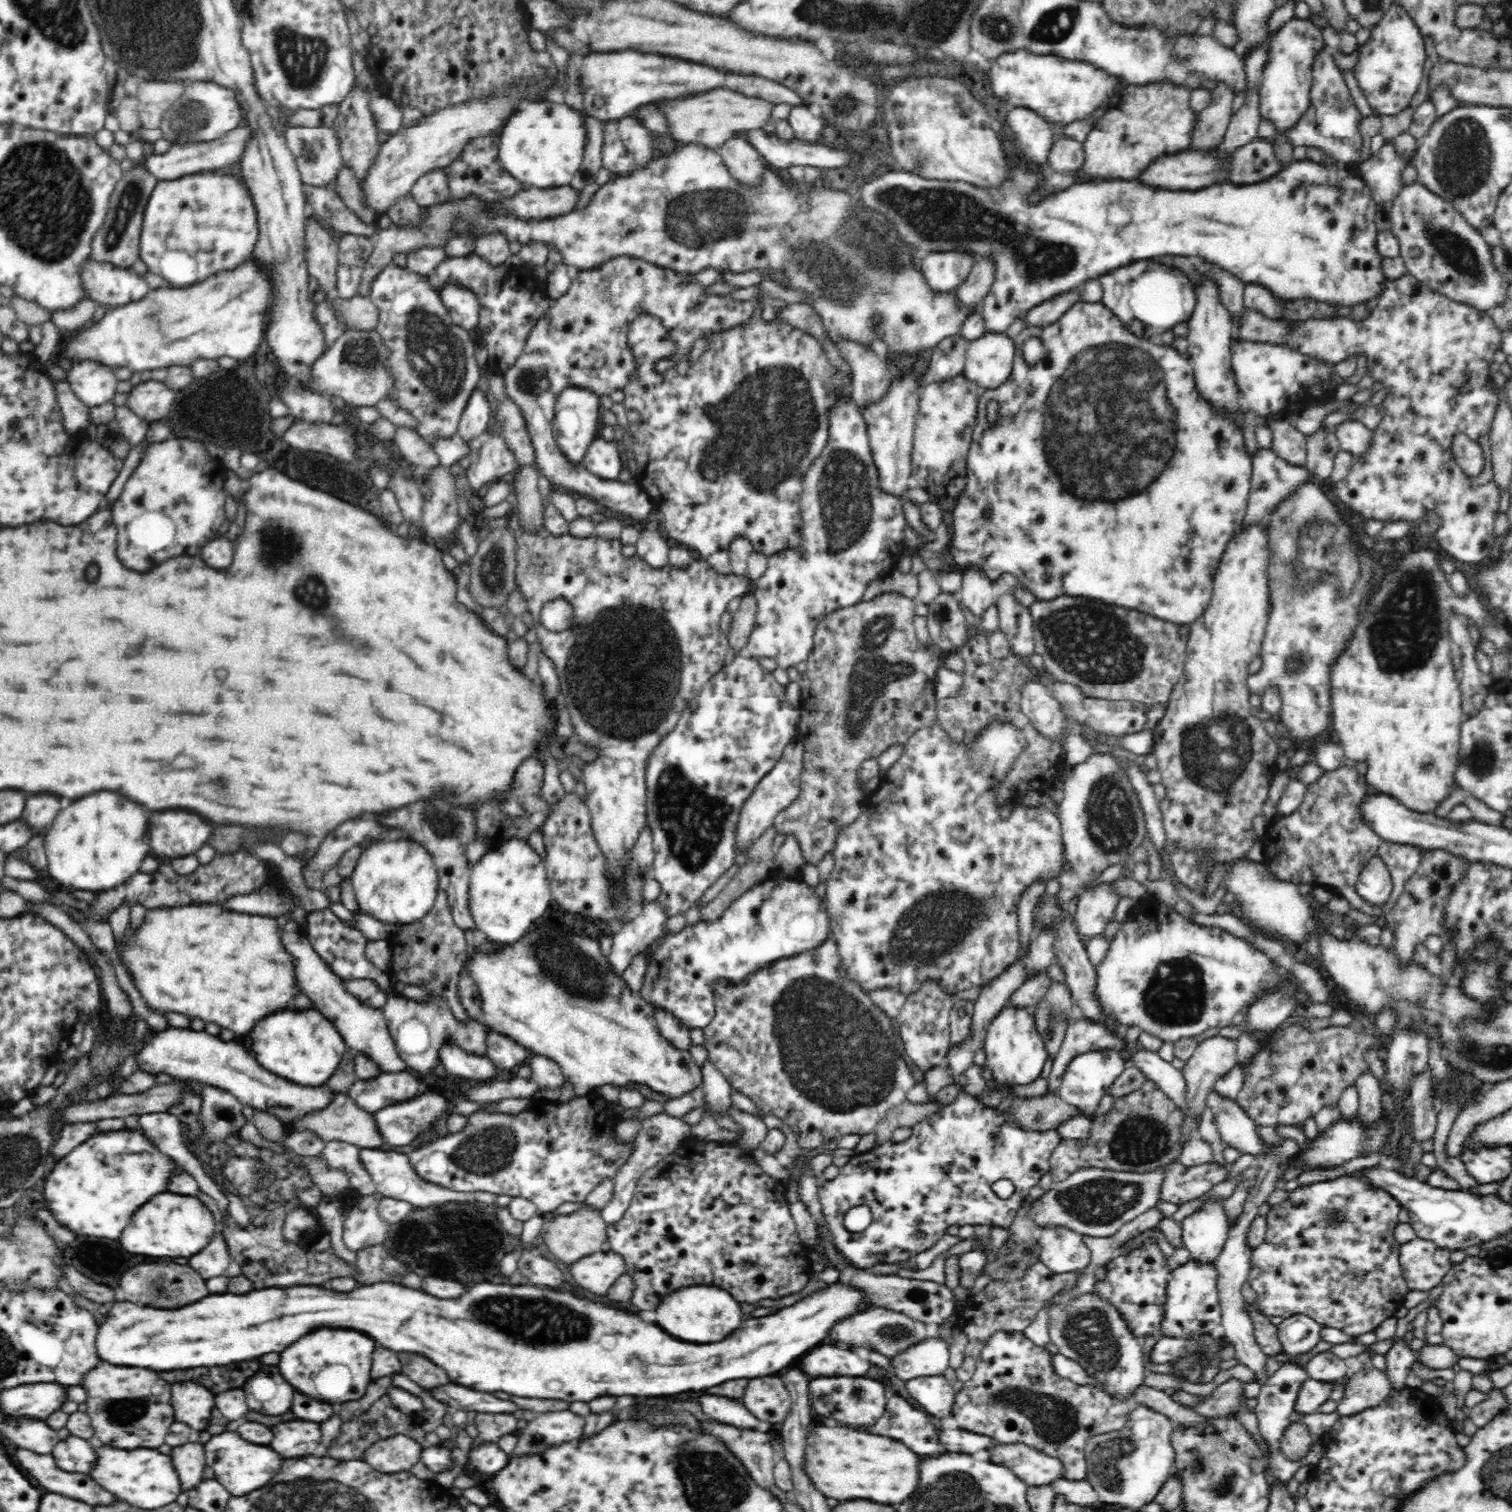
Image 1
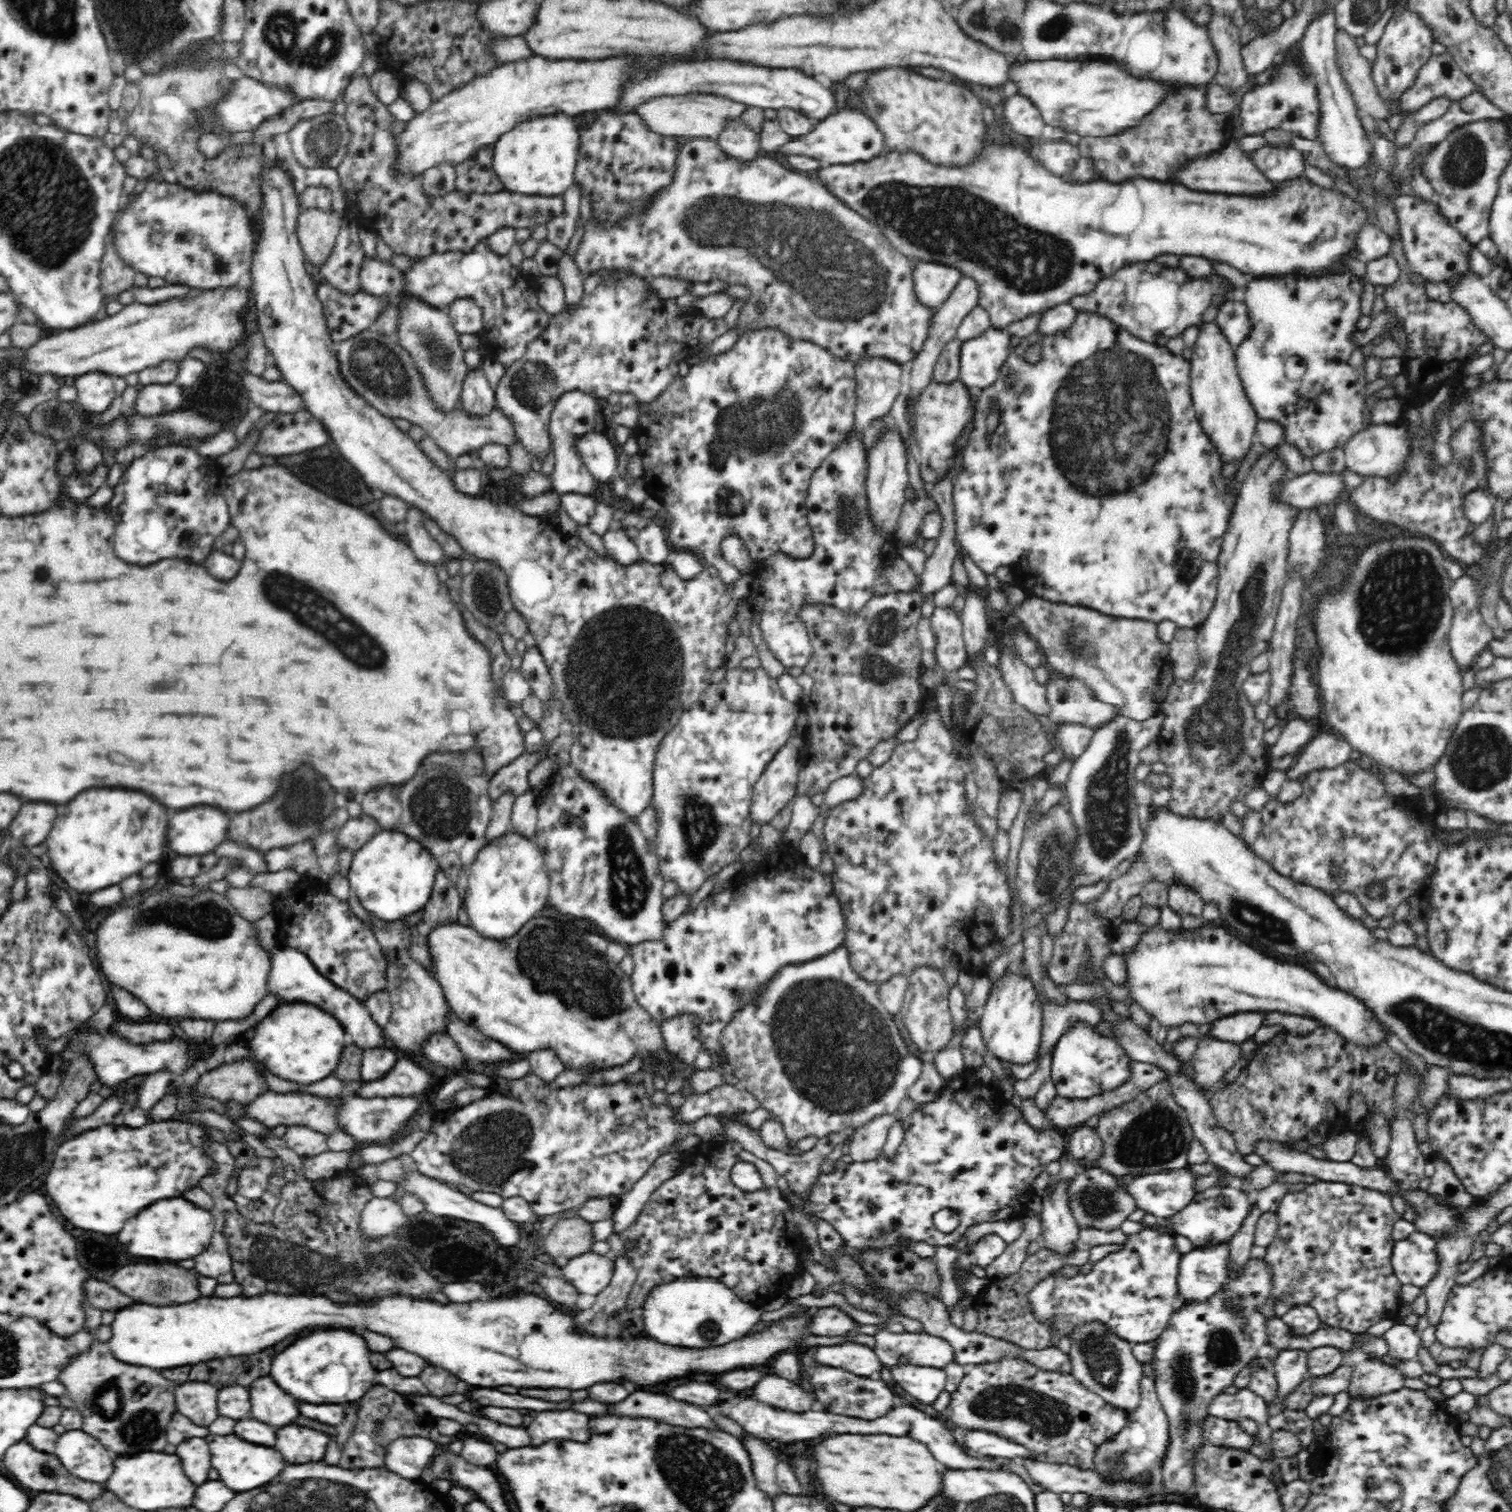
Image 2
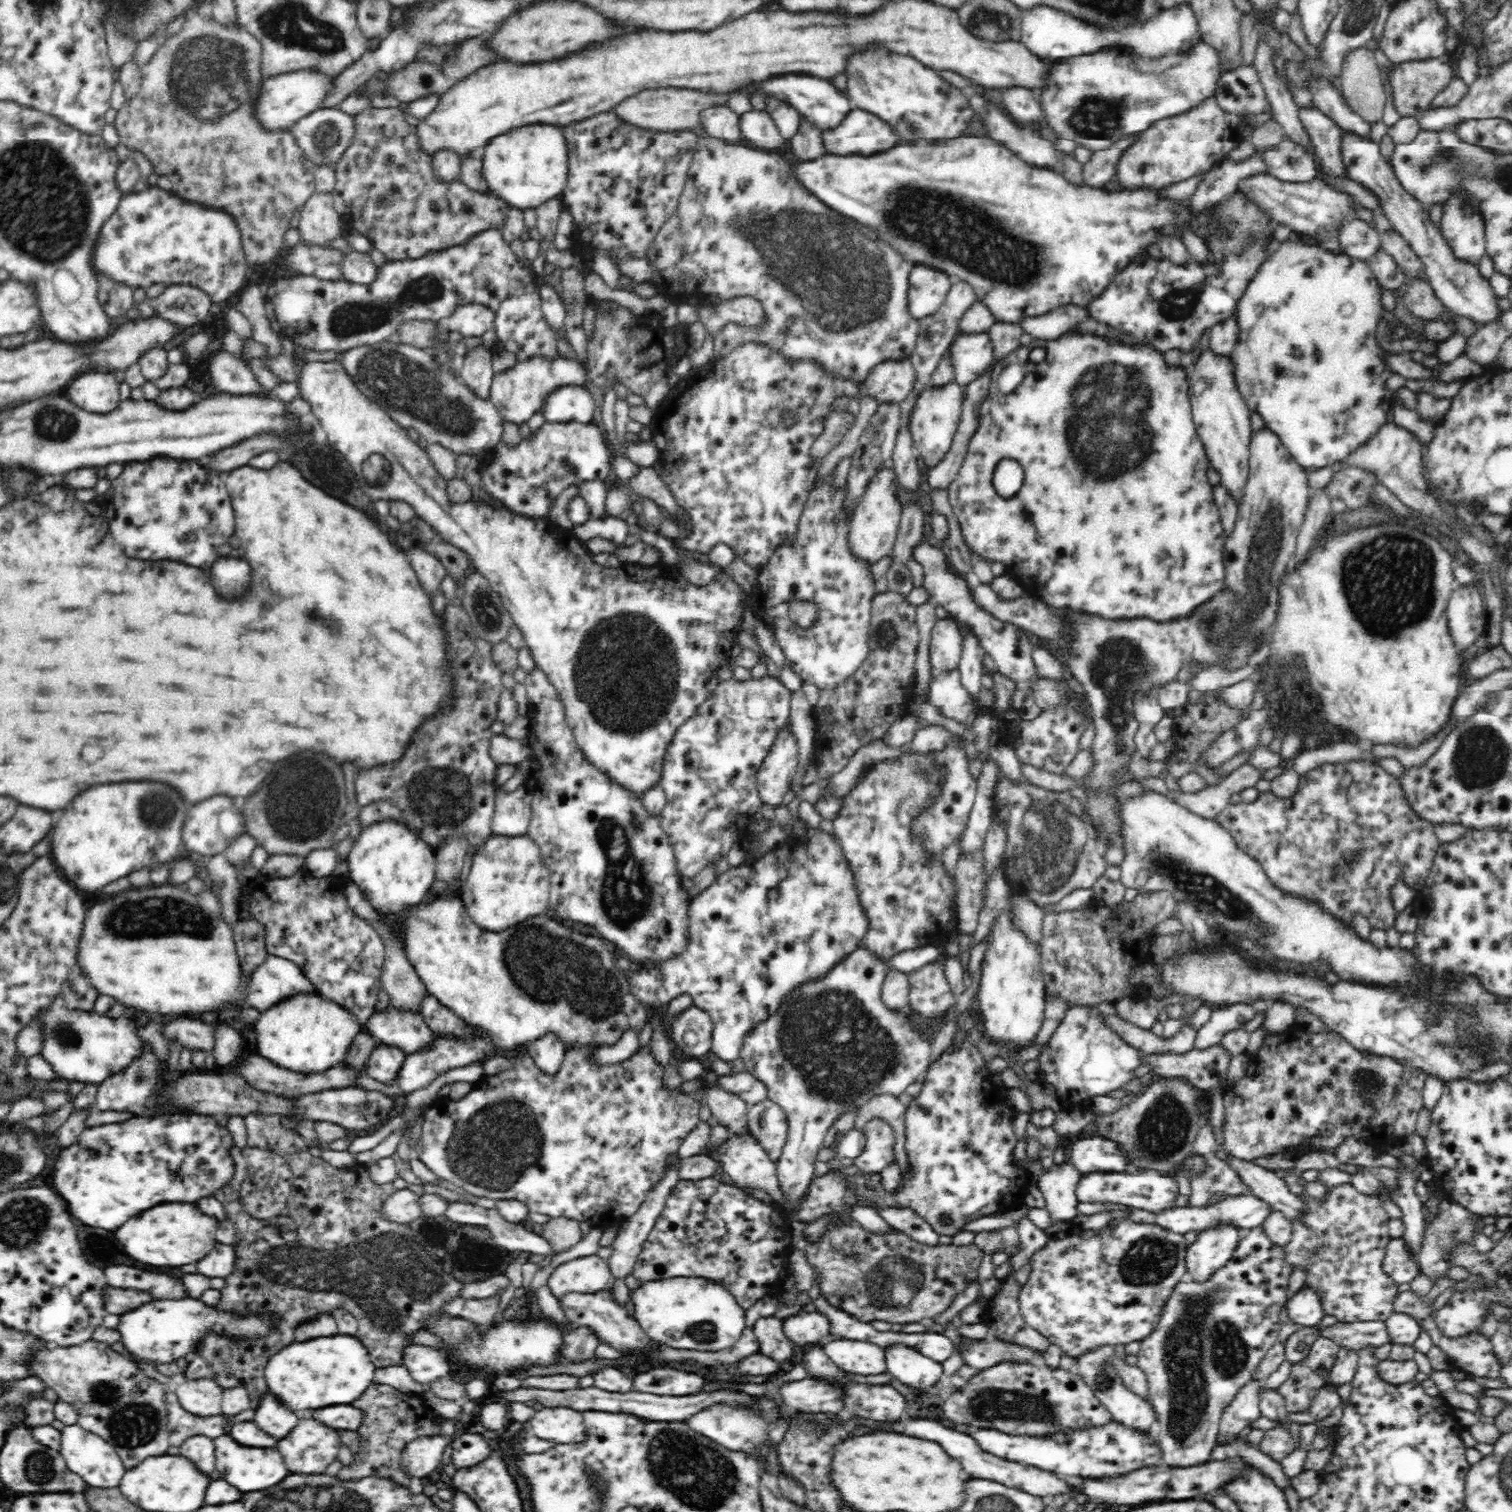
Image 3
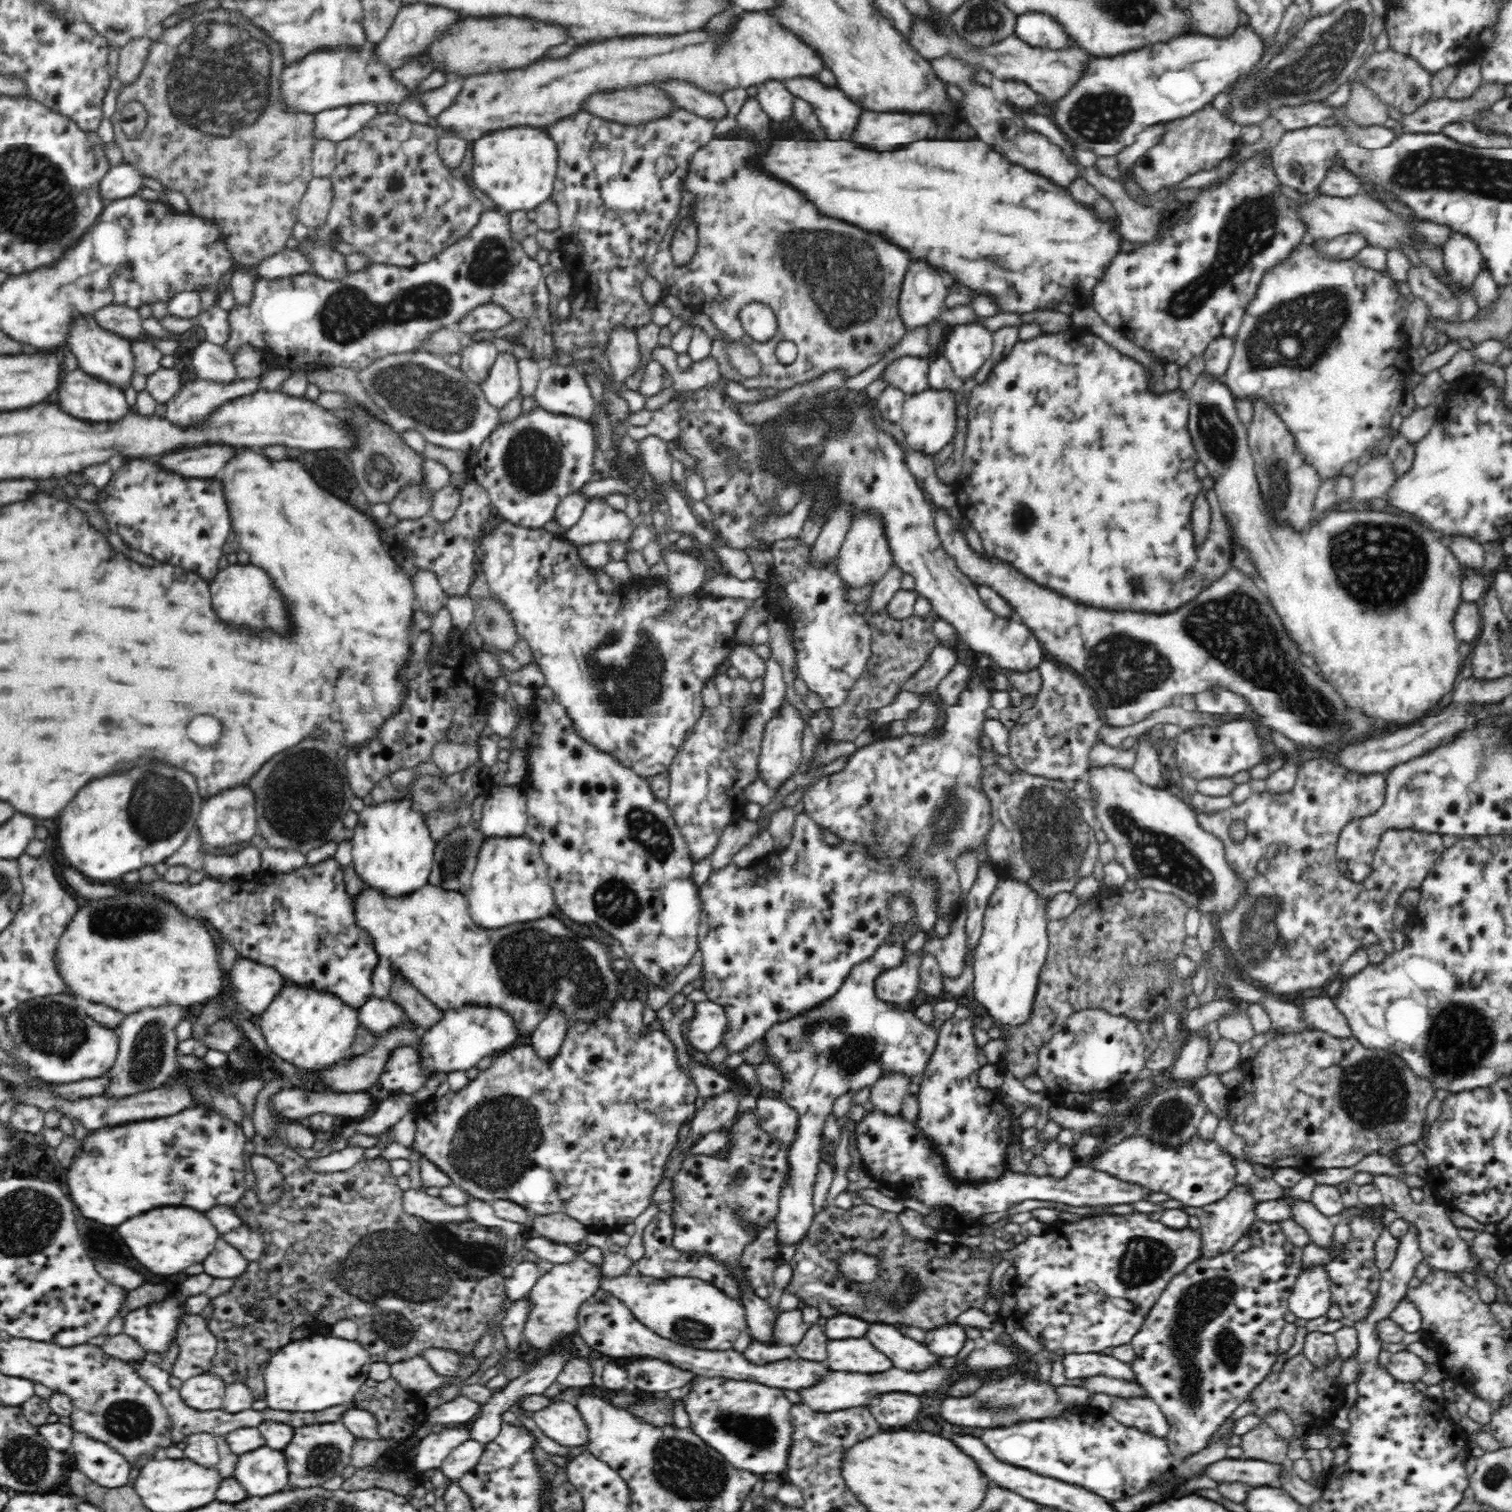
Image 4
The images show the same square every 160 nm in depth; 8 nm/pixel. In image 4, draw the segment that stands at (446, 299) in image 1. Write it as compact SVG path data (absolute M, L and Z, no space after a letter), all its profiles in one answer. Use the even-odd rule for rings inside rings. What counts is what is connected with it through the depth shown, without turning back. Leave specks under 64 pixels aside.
M492 302L472 310L458 326L466 334L472 334L479 330L500 330L510 326L514 320L516 317L504 309L502 303Z

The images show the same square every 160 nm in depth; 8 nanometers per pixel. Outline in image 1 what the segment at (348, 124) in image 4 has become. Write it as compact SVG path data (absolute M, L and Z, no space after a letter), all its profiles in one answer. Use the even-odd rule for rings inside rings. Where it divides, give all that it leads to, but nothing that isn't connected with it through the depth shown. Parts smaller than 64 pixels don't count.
M286 126L284 129L287 147L294 155L303 183L306 186L328 187L337 178L340 169L343 167L338 131L334 127L327 128L326 126Z

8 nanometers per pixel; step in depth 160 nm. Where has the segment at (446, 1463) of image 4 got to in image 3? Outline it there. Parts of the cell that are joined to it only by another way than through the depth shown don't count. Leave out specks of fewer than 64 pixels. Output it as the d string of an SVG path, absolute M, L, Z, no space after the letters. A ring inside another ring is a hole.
M478 1434L455 1435L451 1445L451 1461L456 1471L470 1468L470 1466L482 1462L482 1459L485 1459L491 1451L488 1442L484 1440L482 1435L478 1436Z

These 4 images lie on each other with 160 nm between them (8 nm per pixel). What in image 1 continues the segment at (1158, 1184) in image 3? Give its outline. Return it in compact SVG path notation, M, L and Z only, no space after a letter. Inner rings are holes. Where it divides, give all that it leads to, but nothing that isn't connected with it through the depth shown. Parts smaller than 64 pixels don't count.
M1180 1162L1163 1166L1161 1185L1159 1186L1159 1202L1184 1206L1192 1200L1198 1200L1212 1186L1225 1180L1226 1164L1210 1162L1198 1166L1186 1166Z

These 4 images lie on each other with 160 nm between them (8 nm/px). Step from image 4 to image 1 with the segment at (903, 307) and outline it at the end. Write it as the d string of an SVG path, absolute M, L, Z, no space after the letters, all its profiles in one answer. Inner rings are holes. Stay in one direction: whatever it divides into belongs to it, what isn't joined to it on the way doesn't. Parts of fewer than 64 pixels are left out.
M930 252L921 254L918 269L926 281L927 288L933 292L946 293L955 290L966 280L972 258L962 258L962 254L944 254Z

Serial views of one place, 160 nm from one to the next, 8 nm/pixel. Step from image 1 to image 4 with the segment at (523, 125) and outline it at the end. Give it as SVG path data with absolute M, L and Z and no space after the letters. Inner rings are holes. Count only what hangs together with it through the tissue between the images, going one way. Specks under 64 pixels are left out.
M506 127L472 142L472 182L503 212L532 210L551 198L557 176L557 150L542 128Z

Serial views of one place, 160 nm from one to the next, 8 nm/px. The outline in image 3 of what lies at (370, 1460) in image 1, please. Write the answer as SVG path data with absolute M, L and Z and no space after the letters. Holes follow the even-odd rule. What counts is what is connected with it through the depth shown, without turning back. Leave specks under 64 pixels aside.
M440 1434L418 1437L408 1442L406 1448L402 1450L400 1467L410 1476L426 1481L440 1466L442 1454L446 1452L446 1446L450 1446L454 1438L455 1435Z

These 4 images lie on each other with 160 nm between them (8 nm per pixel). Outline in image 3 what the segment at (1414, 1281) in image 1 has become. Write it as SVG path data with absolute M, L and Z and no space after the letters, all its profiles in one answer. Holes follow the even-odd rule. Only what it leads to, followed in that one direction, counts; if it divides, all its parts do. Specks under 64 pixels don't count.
M1401 1238L1390 1239L1386 1243L1382 1266L1383 1271L1398 1285L1409 1283L1417 1274L1417 1265L1412 1262Z

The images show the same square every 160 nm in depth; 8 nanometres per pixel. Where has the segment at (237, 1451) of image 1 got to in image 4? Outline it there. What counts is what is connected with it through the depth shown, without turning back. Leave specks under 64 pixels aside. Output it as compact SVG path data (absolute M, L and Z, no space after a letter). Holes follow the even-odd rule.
M262 1446L250 1454L238 1458L236 1480L246 1488L250 1496L270 1496L288 1487L286 1458L280 1450Z

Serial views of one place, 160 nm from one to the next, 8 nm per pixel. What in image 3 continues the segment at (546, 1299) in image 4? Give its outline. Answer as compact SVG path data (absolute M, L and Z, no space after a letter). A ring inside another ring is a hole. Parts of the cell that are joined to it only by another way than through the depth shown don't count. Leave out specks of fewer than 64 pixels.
M592 1255L562 1262L556 1266L547 1284L550 1294L560 1303L568 1294L601 1291L611 1278L609 1263L598 1255Z

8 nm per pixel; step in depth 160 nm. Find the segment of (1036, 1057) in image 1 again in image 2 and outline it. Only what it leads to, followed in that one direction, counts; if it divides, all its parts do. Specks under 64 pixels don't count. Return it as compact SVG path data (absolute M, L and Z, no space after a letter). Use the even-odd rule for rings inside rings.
M1018 958L1010 962L1004 974L994 980L981 1012L978 1027L988 1052L1010 1064L1024 1065L1036 1060L1035 1054L1043 1030L1044 1009L1040 992L1030 978L1024 959Z

